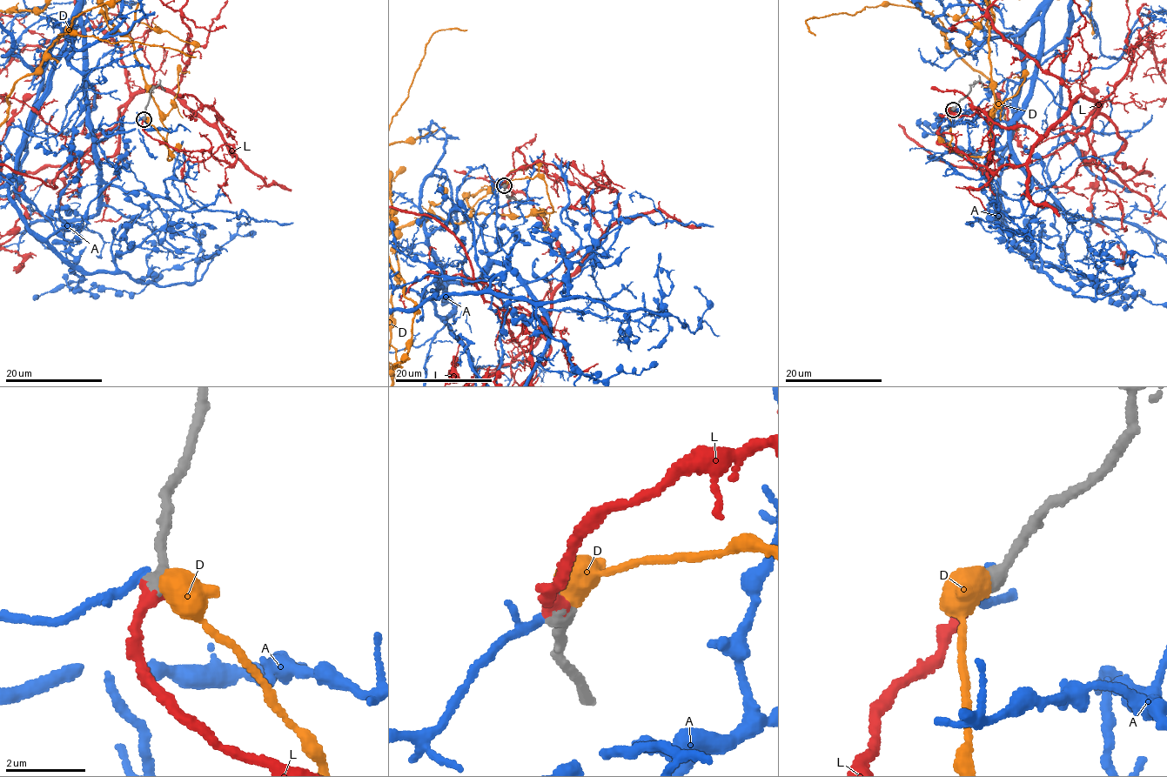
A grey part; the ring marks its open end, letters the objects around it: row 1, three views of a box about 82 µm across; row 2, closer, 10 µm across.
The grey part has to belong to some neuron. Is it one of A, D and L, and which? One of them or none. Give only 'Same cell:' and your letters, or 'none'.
Same cell: L

